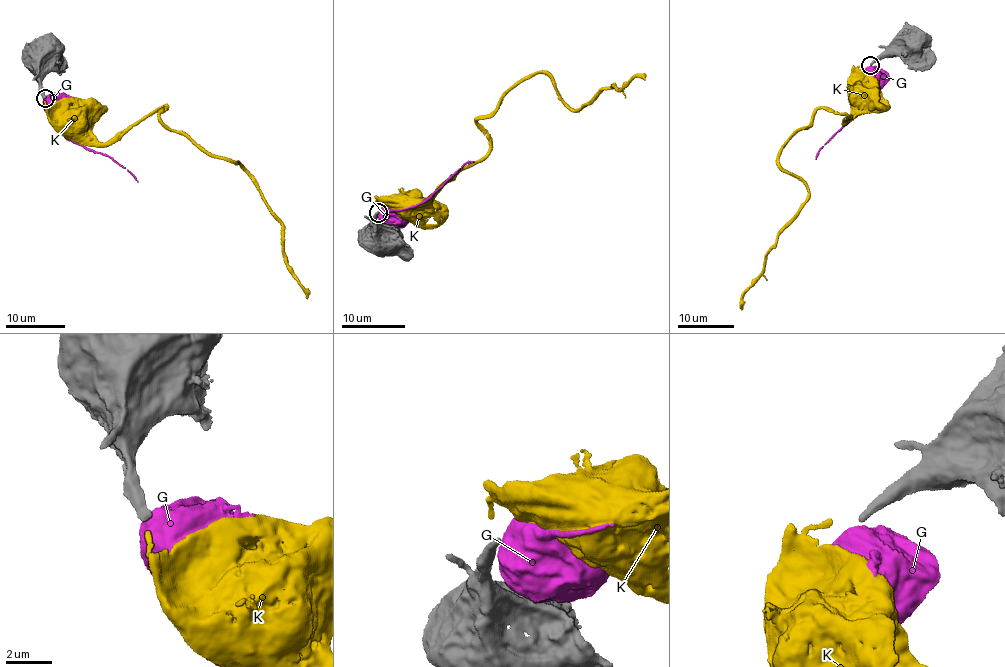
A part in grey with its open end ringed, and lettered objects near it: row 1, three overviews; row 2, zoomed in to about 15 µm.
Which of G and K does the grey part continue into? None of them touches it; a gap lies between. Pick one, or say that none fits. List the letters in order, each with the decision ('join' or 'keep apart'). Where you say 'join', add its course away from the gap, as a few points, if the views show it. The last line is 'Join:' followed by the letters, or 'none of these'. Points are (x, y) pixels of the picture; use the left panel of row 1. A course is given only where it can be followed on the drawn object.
G: keep apart
K: keep apart
Join: none of these

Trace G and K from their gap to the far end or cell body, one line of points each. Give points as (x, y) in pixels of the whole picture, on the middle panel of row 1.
G: (379, 212), (382, 217), (393, 218)
K: (376, 205), (378, 201), (395, 206), (403, 214), (411, 213)

